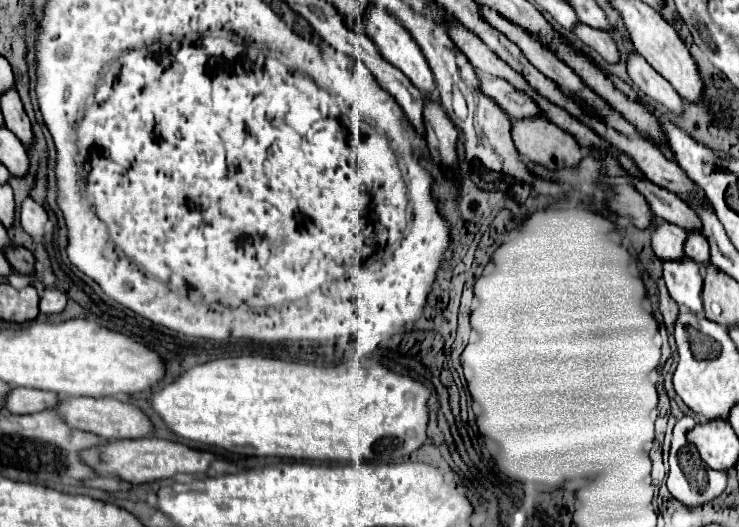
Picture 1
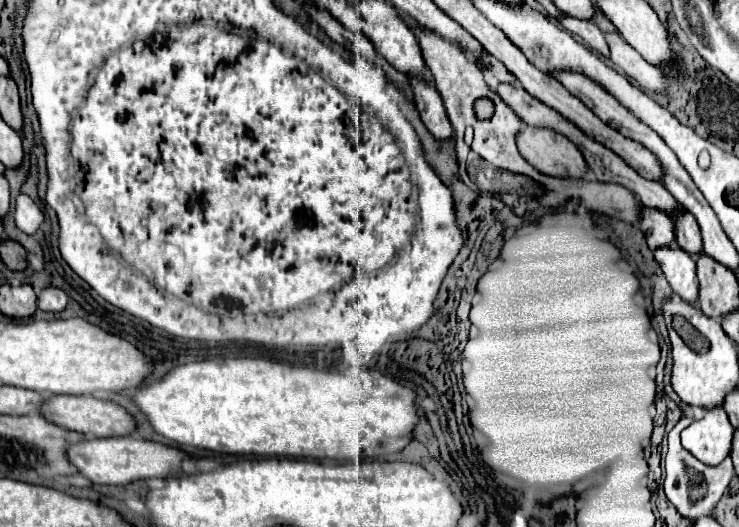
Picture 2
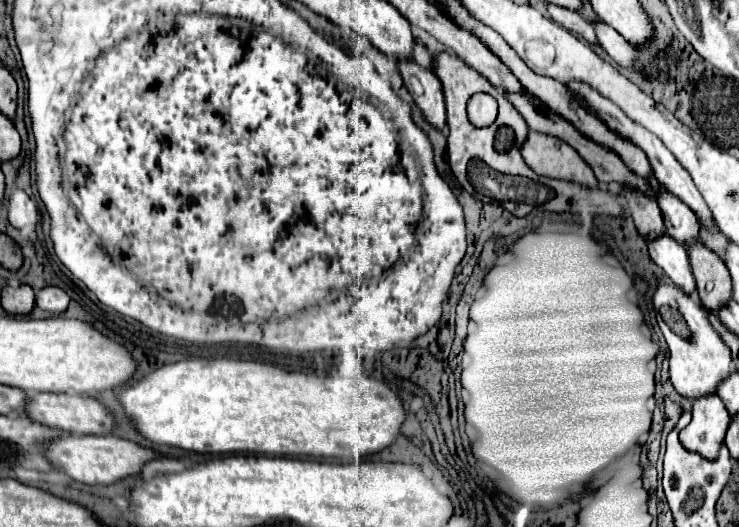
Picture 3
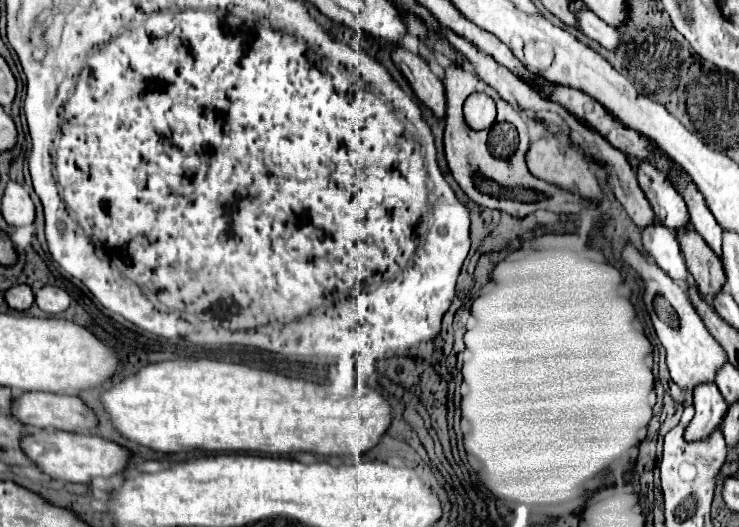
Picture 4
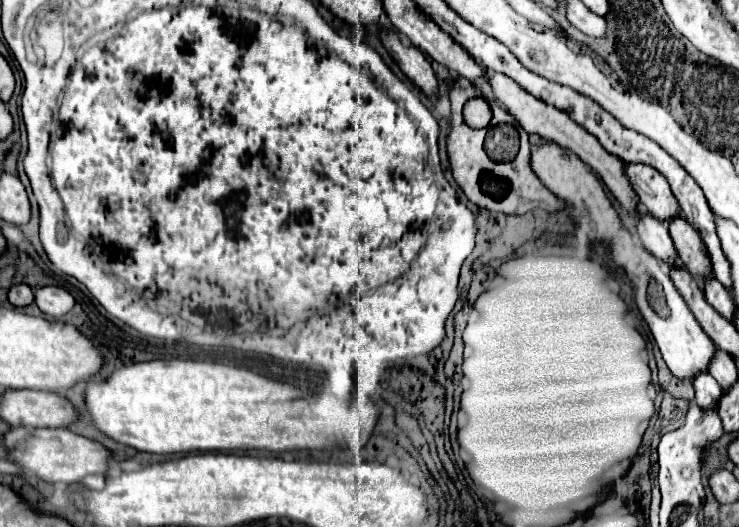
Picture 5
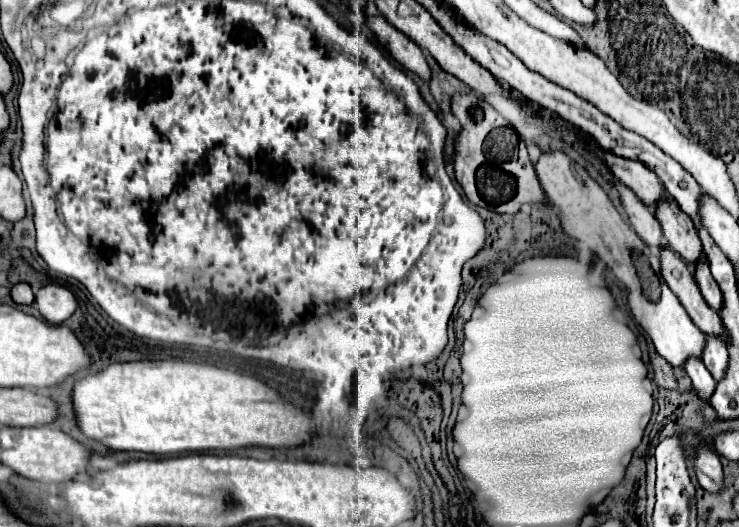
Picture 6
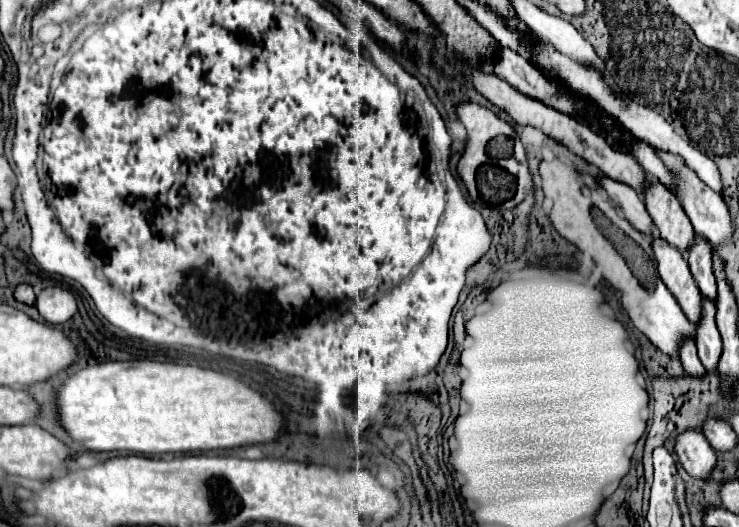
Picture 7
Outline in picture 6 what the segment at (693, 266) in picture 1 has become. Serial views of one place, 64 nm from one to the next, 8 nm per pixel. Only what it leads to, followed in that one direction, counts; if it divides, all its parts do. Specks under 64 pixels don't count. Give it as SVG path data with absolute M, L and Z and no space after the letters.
M620 184L620 188L616 188L622 206L626 208L626 214L630 216L630 224L636 230L636 234L650 246L650 248L664 248L666 240L662 234L662 226L656 220L656 216L652 212L648 212L648 208L644 208L644 204L640 204L640 200L636 200L636 194L626 188L624 184Z

